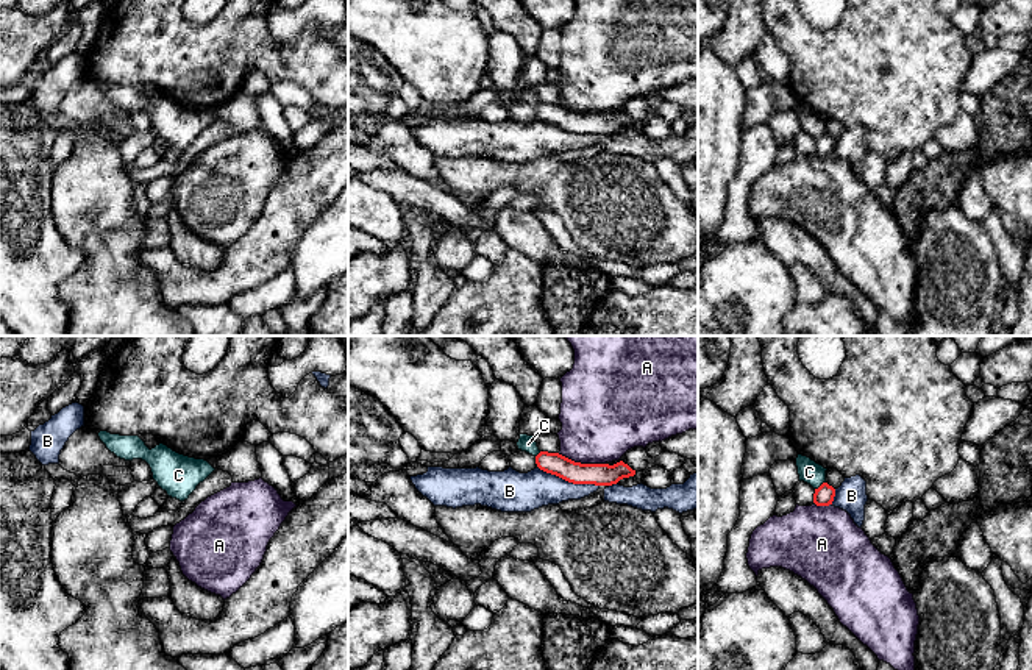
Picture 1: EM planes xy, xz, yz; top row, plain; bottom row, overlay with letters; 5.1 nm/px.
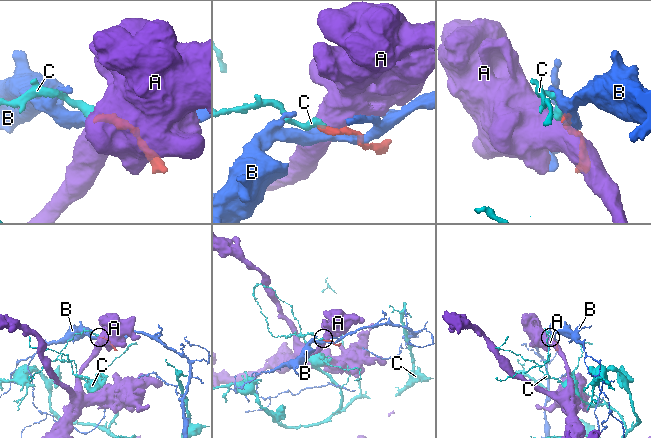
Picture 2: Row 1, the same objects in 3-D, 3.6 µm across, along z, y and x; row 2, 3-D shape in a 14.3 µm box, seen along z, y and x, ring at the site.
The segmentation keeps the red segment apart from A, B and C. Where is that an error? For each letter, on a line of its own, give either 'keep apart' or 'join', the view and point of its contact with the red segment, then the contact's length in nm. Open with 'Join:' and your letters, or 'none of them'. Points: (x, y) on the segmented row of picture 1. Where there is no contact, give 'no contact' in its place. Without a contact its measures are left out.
Join: none of them
A: keep apart; contact xz (580, 463); length 260 nm
B: keep apart; contact xz (569, 481); length 340 nm
C: keep apart; contact yz (822, 484); length 70 nm

